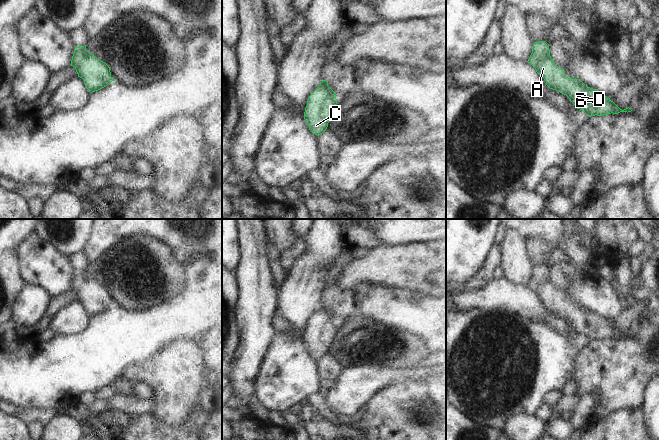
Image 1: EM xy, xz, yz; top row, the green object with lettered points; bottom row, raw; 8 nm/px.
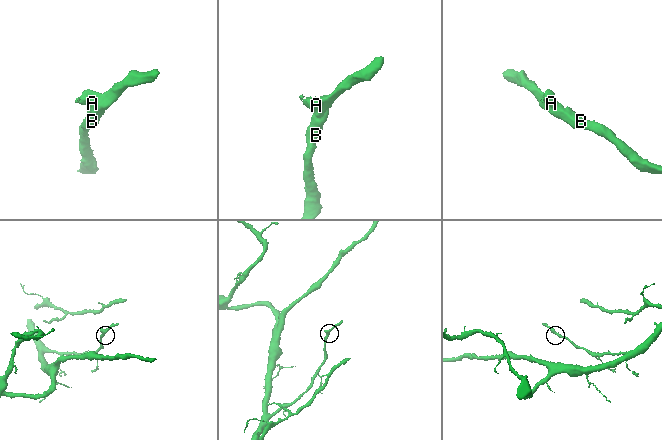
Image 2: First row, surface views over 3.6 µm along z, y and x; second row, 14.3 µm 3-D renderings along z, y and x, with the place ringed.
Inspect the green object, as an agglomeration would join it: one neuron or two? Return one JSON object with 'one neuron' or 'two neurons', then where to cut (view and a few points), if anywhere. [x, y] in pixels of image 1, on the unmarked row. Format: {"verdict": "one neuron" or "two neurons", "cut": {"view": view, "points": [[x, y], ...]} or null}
{"verdict": "one neuron", "cut": null}

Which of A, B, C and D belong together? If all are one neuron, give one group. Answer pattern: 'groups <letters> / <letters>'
groups A B C D

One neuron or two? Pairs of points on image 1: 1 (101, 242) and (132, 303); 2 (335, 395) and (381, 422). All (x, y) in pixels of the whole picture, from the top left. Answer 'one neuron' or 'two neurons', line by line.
1: two neurons
2: two neurons

